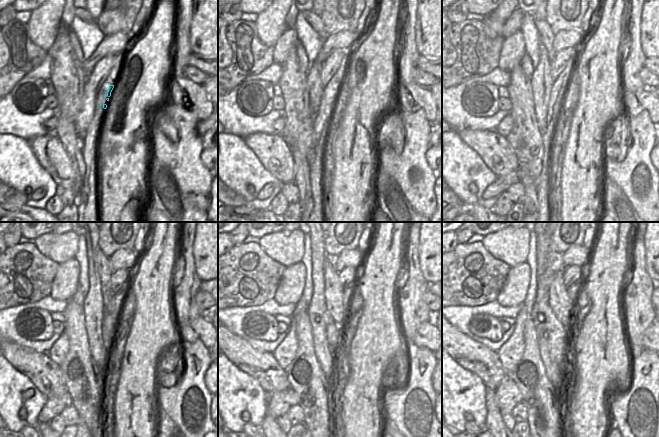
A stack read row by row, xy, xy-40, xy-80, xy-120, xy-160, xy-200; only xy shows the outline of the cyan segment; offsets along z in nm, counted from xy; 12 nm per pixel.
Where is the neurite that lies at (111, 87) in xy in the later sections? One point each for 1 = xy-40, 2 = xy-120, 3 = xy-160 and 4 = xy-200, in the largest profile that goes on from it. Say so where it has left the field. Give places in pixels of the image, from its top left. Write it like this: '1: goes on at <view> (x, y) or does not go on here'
1: goes on at xy-40 (335, 89)
2: goes on at xy-120 (108, 331)
3: goes on at xy-160 (333, 330)
4: goes on at xy-200 (551, 329)

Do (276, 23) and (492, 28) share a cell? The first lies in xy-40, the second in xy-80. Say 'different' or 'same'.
same

